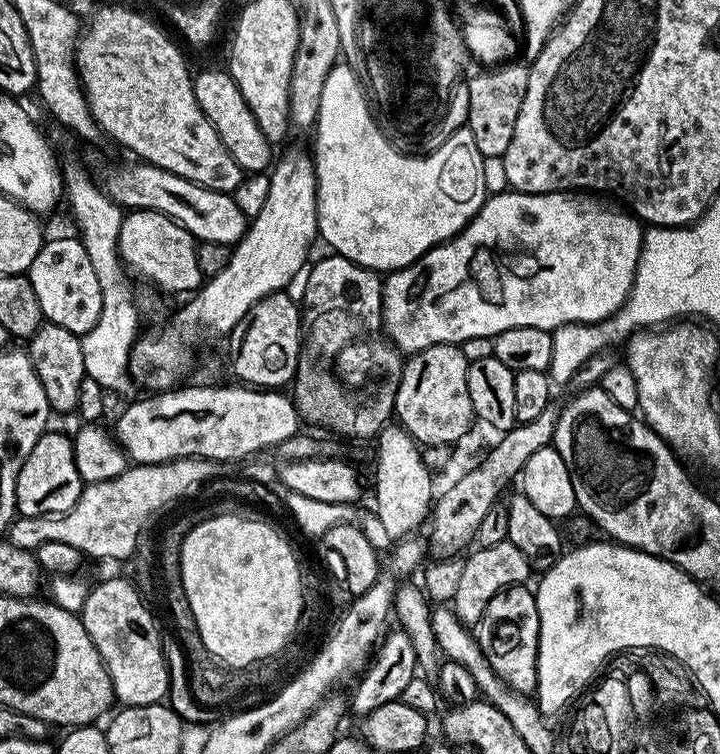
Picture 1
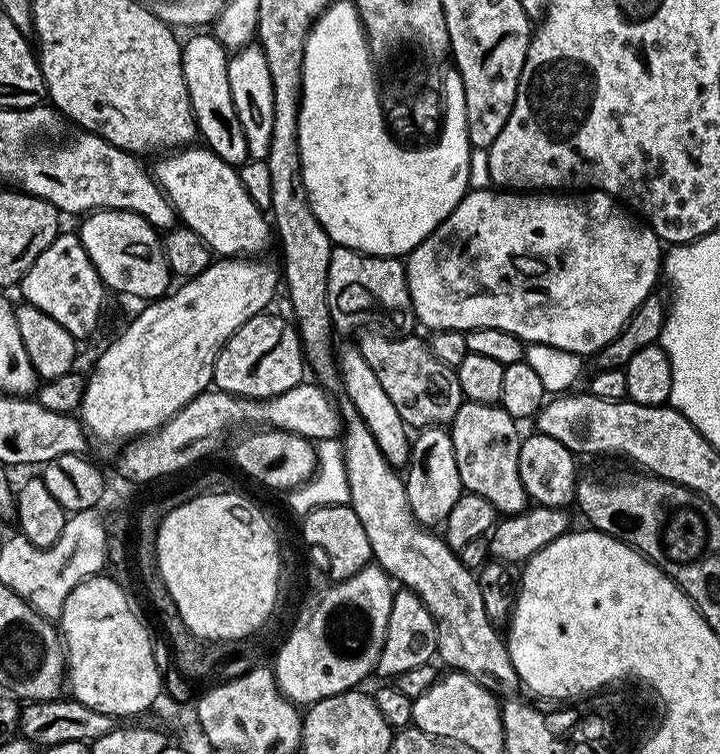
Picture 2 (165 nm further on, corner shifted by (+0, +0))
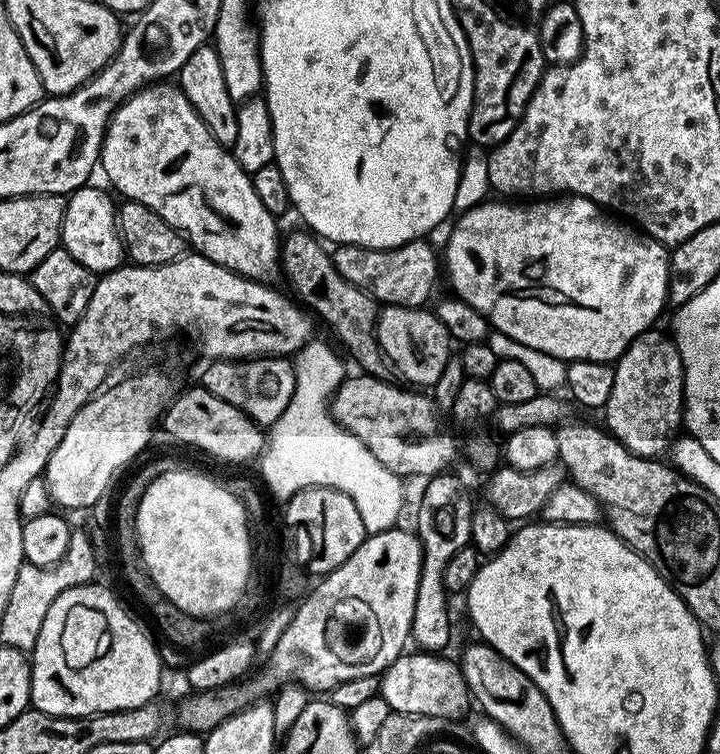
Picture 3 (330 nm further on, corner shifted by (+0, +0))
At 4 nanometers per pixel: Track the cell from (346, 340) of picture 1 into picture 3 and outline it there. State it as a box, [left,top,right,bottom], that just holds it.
[332,239,442,309]

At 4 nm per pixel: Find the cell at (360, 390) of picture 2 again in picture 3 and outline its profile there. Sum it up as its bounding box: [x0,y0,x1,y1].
[99,82,281,281]

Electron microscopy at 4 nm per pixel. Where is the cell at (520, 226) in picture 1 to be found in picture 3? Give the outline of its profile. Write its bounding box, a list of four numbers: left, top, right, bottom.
[442,194,670,362]

